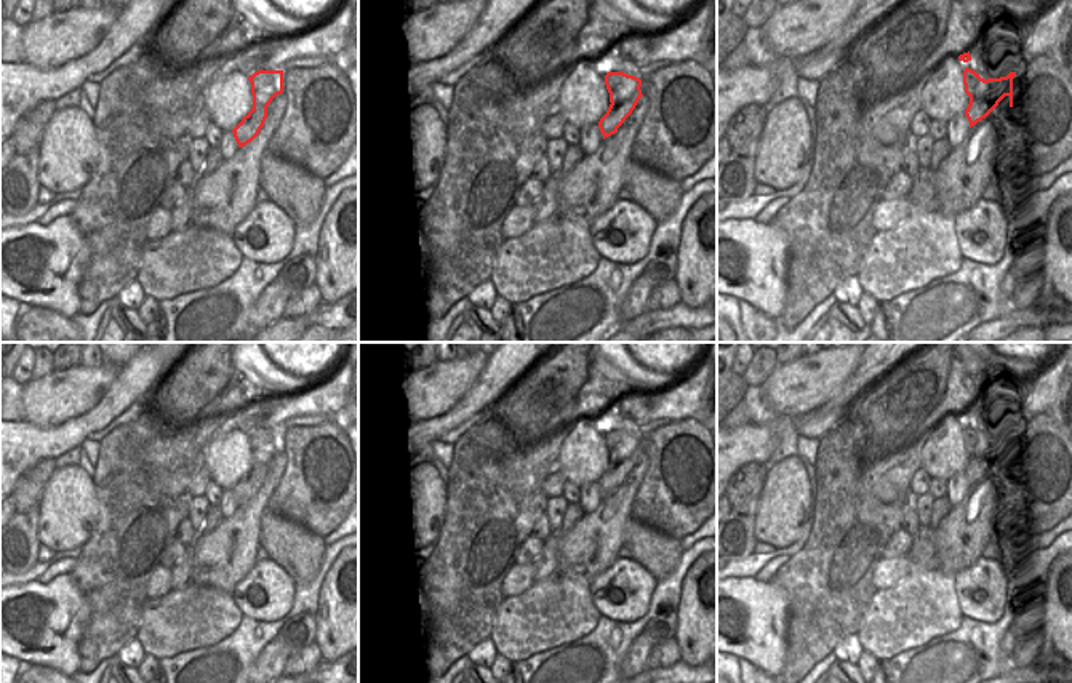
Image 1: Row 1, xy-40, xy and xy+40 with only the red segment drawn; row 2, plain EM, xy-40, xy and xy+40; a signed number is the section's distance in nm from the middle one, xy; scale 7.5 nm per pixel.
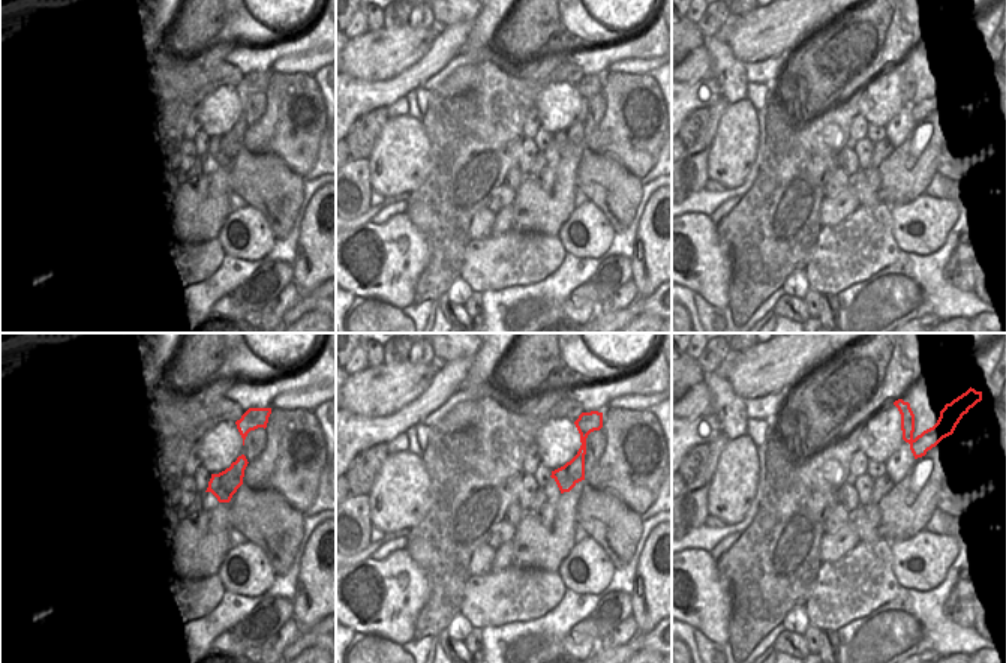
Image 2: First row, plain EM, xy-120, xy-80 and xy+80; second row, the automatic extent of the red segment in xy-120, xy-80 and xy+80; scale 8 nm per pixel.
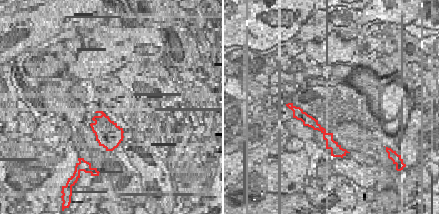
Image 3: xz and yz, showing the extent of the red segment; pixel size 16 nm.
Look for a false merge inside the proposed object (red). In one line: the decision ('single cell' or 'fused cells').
fused cells

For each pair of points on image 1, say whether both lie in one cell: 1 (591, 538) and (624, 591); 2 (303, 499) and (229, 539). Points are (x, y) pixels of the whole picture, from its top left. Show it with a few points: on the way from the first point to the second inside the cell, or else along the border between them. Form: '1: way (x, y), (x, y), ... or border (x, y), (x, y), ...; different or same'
1: border (620, 557), (591, 579); different
2: border (285, 472), (266, 506); different

